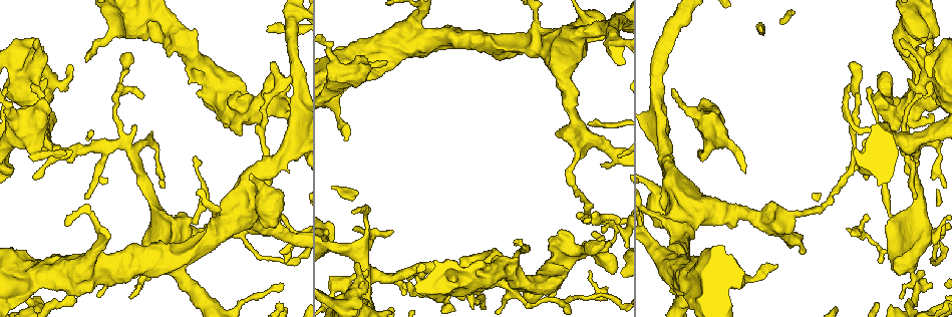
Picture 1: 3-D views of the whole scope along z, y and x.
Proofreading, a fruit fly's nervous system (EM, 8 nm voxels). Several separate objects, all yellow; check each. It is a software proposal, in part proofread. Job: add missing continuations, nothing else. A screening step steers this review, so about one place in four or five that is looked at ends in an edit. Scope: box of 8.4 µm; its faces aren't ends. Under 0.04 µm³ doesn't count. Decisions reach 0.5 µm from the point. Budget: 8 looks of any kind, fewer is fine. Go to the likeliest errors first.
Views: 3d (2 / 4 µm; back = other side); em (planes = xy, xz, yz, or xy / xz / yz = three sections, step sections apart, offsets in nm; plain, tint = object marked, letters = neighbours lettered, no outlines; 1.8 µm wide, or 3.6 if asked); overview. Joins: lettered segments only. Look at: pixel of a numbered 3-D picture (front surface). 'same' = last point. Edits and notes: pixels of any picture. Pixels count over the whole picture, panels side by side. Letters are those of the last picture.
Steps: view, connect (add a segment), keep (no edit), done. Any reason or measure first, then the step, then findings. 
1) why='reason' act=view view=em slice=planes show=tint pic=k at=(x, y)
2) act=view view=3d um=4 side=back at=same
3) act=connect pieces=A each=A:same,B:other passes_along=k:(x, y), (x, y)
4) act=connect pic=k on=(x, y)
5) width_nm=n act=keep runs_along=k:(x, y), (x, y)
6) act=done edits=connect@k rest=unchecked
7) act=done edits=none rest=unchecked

why='an open end' act=view view=3d um=2 pic=1 at=(914, 82)

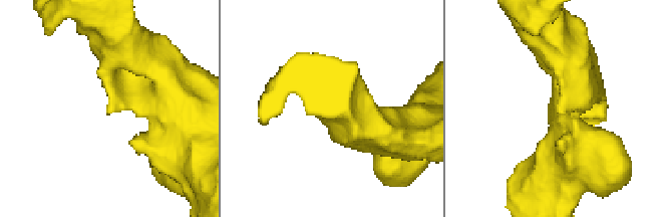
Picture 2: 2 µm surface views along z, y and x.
act=view view=em slice=xy step=16 show=tint pic=2 at=(109, 114)

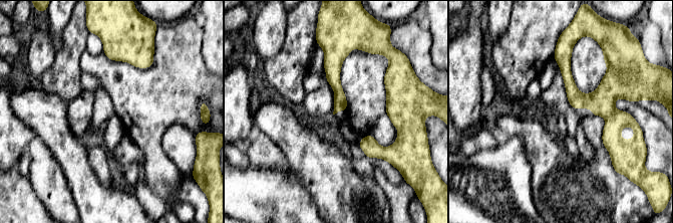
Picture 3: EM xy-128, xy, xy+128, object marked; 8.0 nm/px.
why='cut it another way' act=view view=em slice=planes show=letters at=same

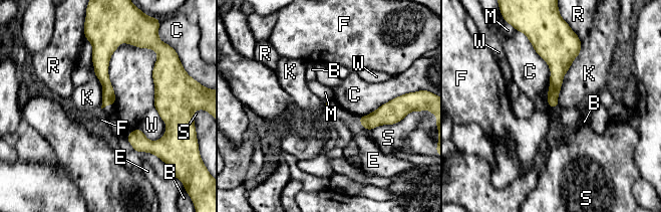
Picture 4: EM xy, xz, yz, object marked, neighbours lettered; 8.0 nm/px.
longest_contact=K:550nm act=keep each=B:other,C:other,E:other,F:other,K:other,M:other,R:other,S:other,W:other runs_along=4:(99, 46), (101, 73), (112, 101) found='none of them fits'

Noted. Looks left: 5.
why='tapers out' act=view view=em slice=planes show=letters pic=1 at=(402, 293)

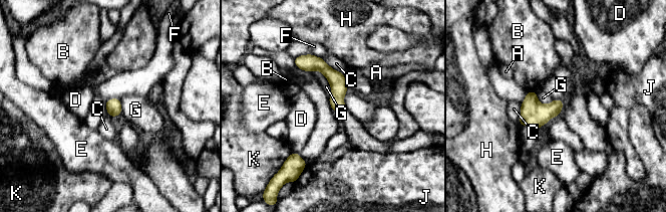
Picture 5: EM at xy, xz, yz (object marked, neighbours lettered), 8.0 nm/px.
act=keep each=A:other,B:other,C:other,D:other,E:other,F:other,G:other,H:other,J:other,K:other runs_along=5:(297, 59), (337, 81), (341, 108) found='none of them fits'

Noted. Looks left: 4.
act=view view=em um=3.6 slice=planes show=plain pic=1 at=(660, 202)

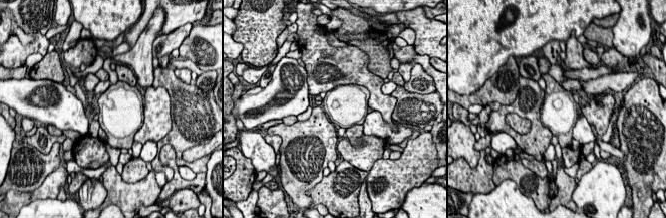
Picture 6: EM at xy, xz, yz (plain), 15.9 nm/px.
act=view view=em um=3.6 slice=planes show=tint at=same

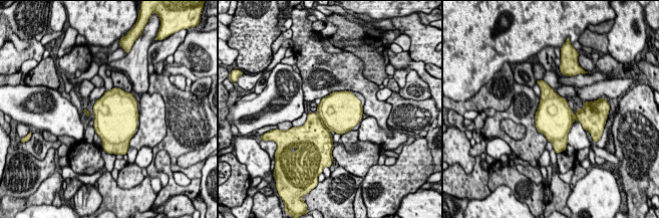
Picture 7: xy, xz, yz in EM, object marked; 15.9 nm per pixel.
why='what lies round it' act=view view=em um=3.6 slice=planes show=letters at=same

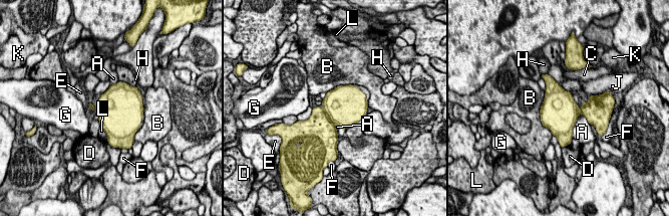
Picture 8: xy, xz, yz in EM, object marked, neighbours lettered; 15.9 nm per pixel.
act=keep each=A:other,B:other,C:other,D:other,E:other,F:other,G:other,H:other,J:other,K:other,L:other border=8:(542, 76), (546, 90) found='no lettered segment goes on from it'

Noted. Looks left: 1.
act=done edits=none rest=unchecked

